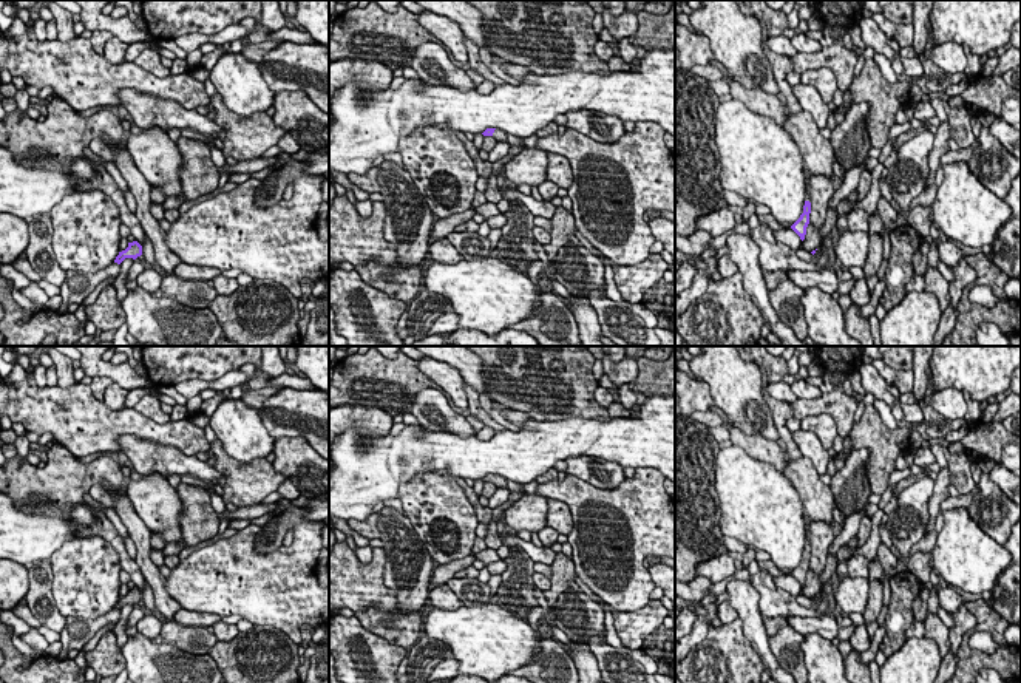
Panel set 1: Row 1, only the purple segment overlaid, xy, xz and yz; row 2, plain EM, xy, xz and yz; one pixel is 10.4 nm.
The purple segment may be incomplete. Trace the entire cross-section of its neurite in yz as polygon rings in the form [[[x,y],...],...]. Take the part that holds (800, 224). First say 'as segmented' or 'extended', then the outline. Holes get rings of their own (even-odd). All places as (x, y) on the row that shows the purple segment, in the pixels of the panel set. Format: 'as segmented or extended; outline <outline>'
extended; outline [[[805,167],[805,184],[806,184],[806,193],[805,193],[805,206],[803,206],[803,213],[800,218],[791,226],[791,229],[800,236],[800,240],[805,240],[806,235],[806,227],[809,224],[809,213],[811,213],[811,198],[809,198],[809,190],[808,190],[808,182],[809,182],[809,172]]]

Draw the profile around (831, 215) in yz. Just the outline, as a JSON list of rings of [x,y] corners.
[[[828,209],[826,219],[822,227],[822,243],[819,244],[816,253],[812,255],[814,261],[817,261],[822,257],[822,252],[826,250],[826,244],[828,244],[828,240],[831,238],[831,232],[836,226],[836,221],[837,221],[837,212],[833,209]]]

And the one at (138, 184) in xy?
[[[100,136],[103,145],[116,151],[114,165],[119,168],[120,175],[128,184],[128,190],[136,199],[136,218],[139,219],[147,238],[153,244],[154,260],[165,272],[173,274],[173,269],[181,263],[179,257],[173,253],[165,243],[165,230],[159,226],[159,221],[150,213],[151,196],[150,182],[134,165],[127,145],[122,141],[114,142],[108,136]]]

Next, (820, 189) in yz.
[[[809,175],[808,190],[811,198],[809,223],[822,229],[826,219],[828,201],[834,195],[834,185],[822,175]]]

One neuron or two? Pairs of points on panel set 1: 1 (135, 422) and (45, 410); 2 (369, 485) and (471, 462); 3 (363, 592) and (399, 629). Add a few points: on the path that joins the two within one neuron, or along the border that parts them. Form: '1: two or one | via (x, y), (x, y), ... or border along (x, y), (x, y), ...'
1: one | via (113, 422), (79, 422), (71, 414), (67, 414)
2: one | via (394, 459), (399, 455), (445, 455)
3: one | via (371, 601), (390, 620)

